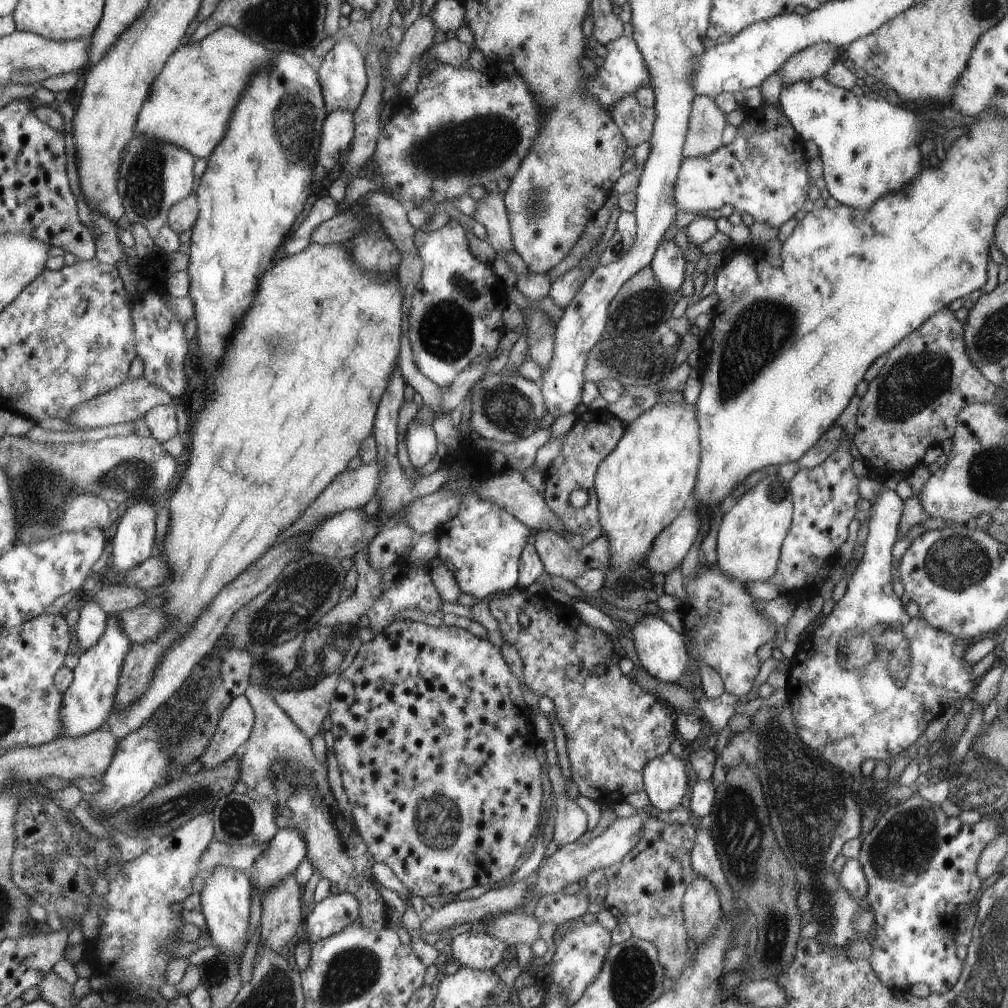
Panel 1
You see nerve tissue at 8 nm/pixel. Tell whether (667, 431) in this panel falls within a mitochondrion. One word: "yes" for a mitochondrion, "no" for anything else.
no

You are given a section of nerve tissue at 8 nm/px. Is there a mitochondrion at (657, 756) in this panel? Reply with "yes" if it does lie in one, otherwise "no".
no

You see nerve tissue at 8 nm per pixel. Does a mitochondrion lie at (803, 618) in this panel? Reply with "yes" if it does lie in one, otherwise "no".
no

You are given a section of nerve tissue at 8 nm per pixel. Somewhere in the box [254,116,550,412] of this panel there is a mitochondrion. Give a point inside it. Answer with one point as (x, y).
(448, 327)

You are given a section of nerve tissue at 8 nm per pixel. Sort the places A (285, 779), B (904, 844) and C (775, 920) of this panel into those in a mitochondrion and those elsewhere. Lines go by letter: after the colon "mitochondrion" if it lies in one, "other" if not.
A: mitochondrion
B: mitochondrion
C: mitochondrion

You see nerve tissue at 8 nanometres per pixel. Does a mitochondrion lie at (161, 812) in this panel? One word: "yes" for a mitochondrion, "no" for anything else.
yes

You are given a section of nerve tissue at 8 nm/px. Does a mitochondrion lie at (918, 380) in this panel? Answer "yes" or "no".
yes

